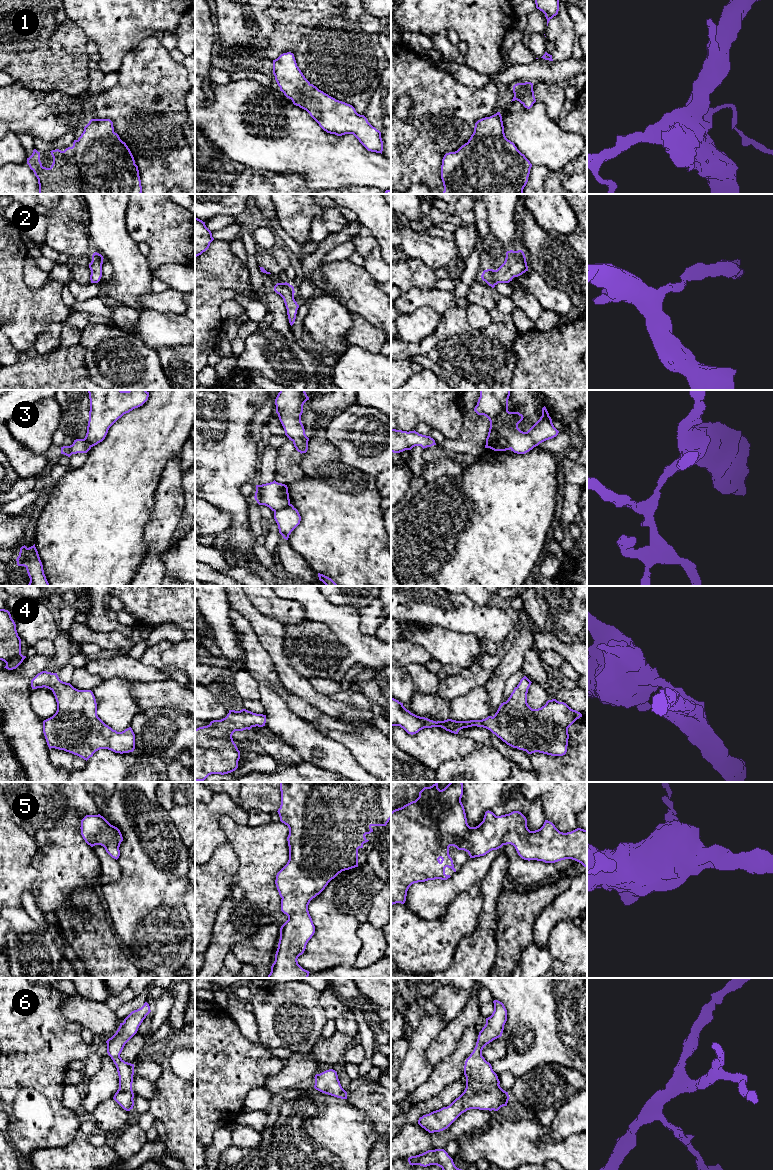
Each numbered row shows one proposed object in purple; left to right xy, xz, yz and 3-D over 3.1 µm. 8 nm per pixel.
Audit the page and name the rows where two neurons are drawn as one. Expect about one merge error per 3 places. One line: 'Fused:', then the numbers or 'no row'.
Fused: 3

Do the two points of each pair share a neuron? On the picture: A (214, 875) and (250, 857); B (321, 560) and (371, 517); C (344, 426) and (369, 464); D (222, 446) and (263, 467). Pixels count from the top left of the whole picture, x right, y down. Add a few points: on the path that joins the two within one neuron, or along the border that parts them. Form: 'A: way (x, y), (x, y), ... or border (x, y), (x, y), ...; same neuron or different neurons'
A: border (227, 842), (238, 860), (232, 886); different neurons
B: way (333, 551), (359, 525); same neuron
C: way (344, 436), (342, 439), (359, 457); same neuron
D: border (260, 451), (255, 482); different neurons

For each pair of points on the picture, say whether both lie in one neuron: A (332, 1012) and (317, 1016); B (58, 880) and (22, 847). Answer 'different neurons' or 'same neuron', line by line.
A: different neurons
B: different neurons

